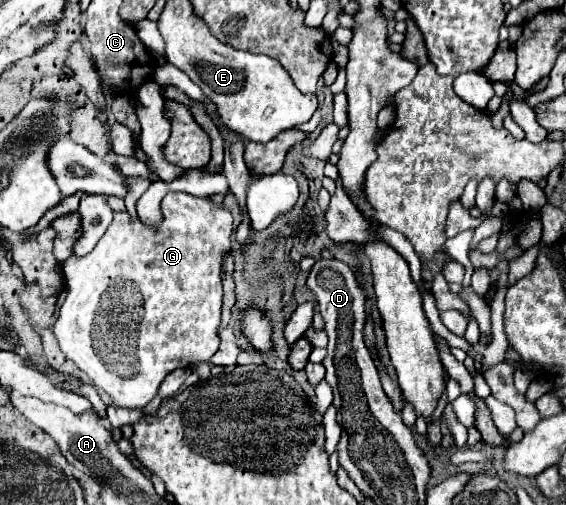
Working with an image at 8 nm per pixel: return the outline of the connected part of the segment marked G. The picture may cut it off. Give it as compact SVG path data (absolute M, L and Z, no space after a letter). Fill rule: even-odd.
M169 192L169 194L165 194L165 198L161 200L161 210L163 210L163 224L159 228L147 228L139 220L131 222L127 212L115 212L115 218L109 224L105 236L97 242L97 246L87 256L81 256L81 258L73 256L73 258L63 262L65 284L67 284L67 298L65 298L65 304L59 310L59 318L55 322L53 332L57 336L57 342L59 342L61 350L63 350L63 354L71 354L71 360L75 360L75 364L91 378L95 388L105 390L111 396L111 404L119 406L119 408L143 410L159 394L159 386L161 386L163 378L169 372L173 372L179 366L187 368L187 366L197 364L197 362L209 362L211 356L217 352L217 346L219 346L217 330L219 330L219 324L221 324L221 298L223 298L223 290L221 290L221 258L223 258L225 252L231 250L233 216L223 204L215 206L207 198L197 198L197 196L191 196L187 192ZM121 364L131 364L131 366L135 366L137 372L133 376L119 376L117 368Z

